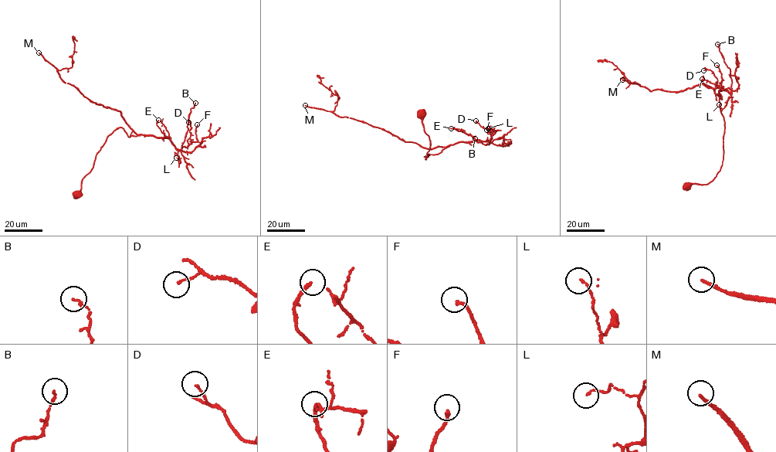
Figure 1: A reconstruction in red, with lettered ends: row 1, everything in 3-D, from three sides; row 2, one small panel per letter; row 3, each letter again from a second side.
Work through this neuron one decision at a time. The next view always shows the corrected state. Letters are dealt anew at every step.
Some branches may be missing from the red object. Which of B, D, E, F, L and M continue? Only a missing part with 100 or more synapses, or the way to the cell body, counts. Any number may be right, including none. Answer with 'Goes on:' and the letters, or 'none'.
Goes on: M

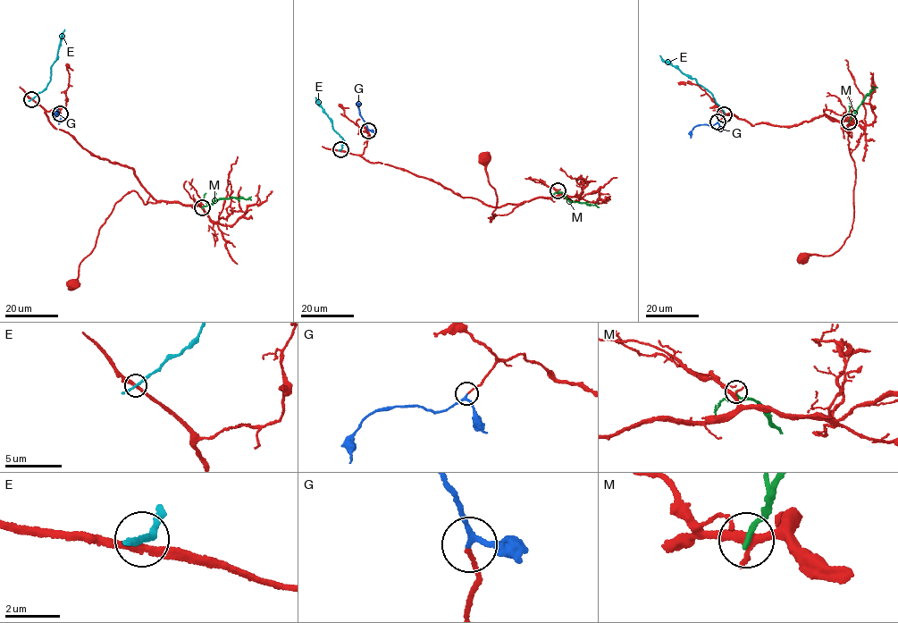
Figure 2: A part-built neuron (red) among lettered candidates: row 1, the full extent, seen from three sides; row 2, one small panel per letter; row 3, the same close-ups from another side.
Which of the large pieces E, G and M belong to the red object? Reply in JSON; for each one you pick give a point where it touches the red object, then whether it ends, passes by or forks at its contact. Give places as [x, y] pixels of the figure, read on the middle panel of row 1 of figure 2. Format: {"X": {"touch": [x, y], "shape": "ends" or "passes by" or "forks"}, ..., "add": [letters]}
{"G": {"touch": [368, 130], "shape": "passes by"}, "add": ["G"]}

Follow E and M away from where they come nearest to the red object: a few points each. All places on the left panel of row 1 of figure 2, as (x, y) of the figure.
E: (31, 98), (44, 90), (51, 79), (50, 67), (57, 59), (64, 29)
M: (203, 207), (218, 199), (231, 197), (251, 199)

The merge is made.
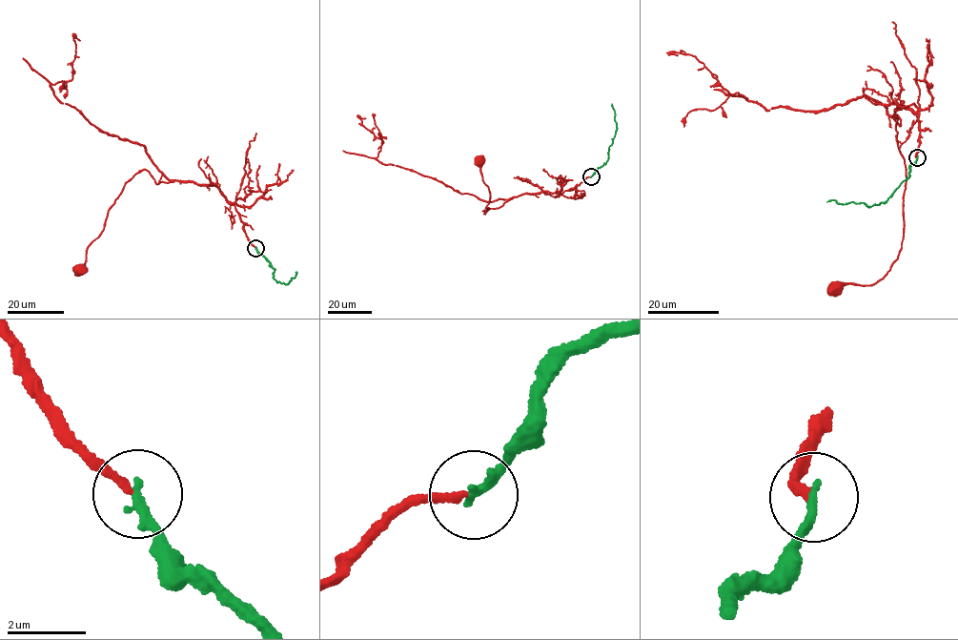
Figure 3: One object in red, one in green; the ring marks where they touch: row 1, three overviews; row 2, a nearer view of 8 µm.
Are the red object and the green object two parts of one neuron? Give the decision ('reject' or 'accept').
accept

